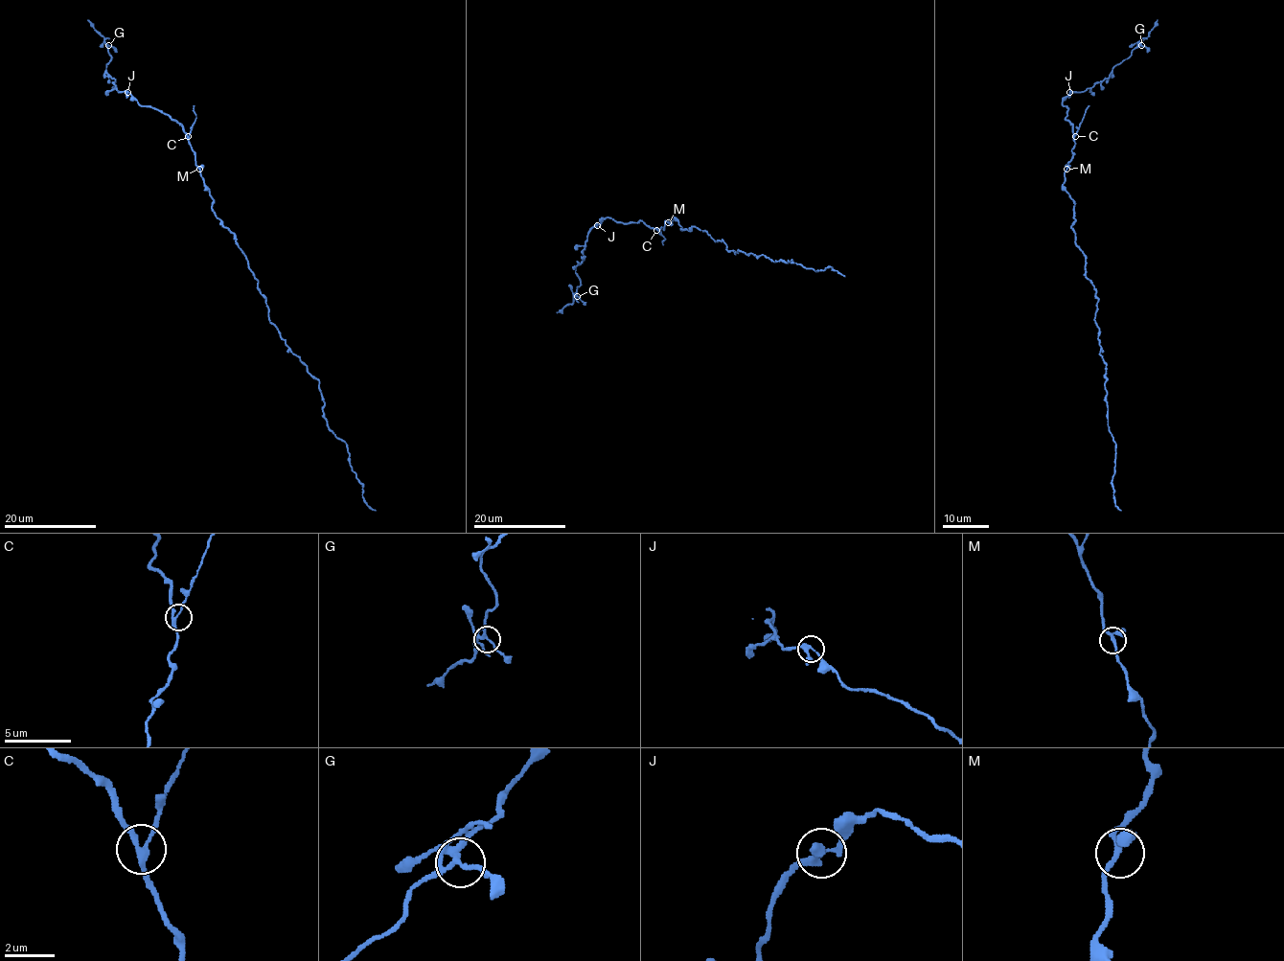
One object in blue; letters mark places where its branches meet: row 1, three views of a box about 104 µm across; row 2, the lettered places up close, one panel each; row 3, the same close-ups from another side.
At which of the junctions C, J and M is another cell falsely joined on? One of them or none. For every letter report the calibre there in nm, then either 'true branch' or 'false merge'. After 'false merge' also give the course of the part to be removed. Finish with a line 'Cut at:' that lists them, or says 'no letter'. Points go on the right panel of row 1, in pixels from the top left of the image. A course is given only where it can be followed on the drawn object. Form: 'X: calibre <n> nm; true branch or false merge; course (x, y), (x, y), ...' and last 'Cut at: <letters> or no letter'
C: calibre 200 nm; true branch
J: calibre 200 nm; true branch
M: calibre 240 nm; true branch
Cut at: no letter

